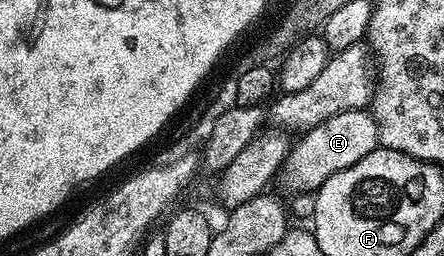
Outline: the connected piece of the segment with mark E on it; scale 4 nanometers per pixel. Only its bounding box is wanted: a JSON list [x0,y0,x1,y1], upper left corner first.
[281,109,380,194]

